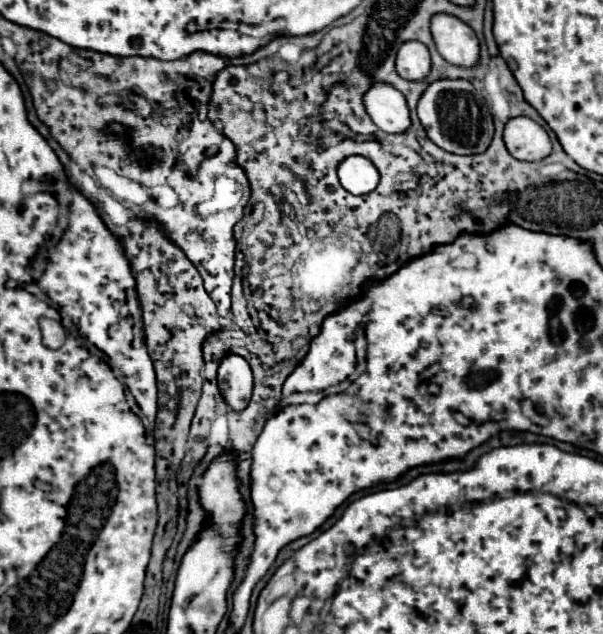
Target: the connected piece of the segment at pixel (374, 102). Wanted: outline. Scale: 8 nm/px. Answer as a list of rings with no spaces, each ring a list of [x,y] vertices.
[[[372,82],[372,86],[362,94],[362,102],[368,116],[380,130],[396,134],[410,126],[406,98],[394,86],[386,82]]]

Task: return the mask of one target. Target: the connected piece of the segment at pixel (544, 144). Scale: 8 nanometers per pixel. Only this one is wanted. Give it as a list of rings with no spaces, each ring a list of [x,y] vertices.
[[[526,116],[510,118],[504,126],[504,144],[516,160],[538,162],[552,152],[548,132]]]

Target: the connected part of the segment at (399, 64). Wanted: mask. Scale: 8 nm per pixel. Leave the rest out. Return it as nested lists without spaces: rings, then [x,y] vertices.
[[[410,40],[404,42],[396,52],[396,72],[406,80],[422,80],[430,70],[430,54],[428,48],[418,42]]]

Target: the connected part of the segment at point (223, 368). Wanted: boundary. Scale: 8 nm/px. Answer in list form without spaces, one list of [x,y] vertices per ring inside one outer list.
[[[226,354],[218,368],[220,390],[234,410],[248,406],[252,396],[252,370],[250,364],[238,354]]]

